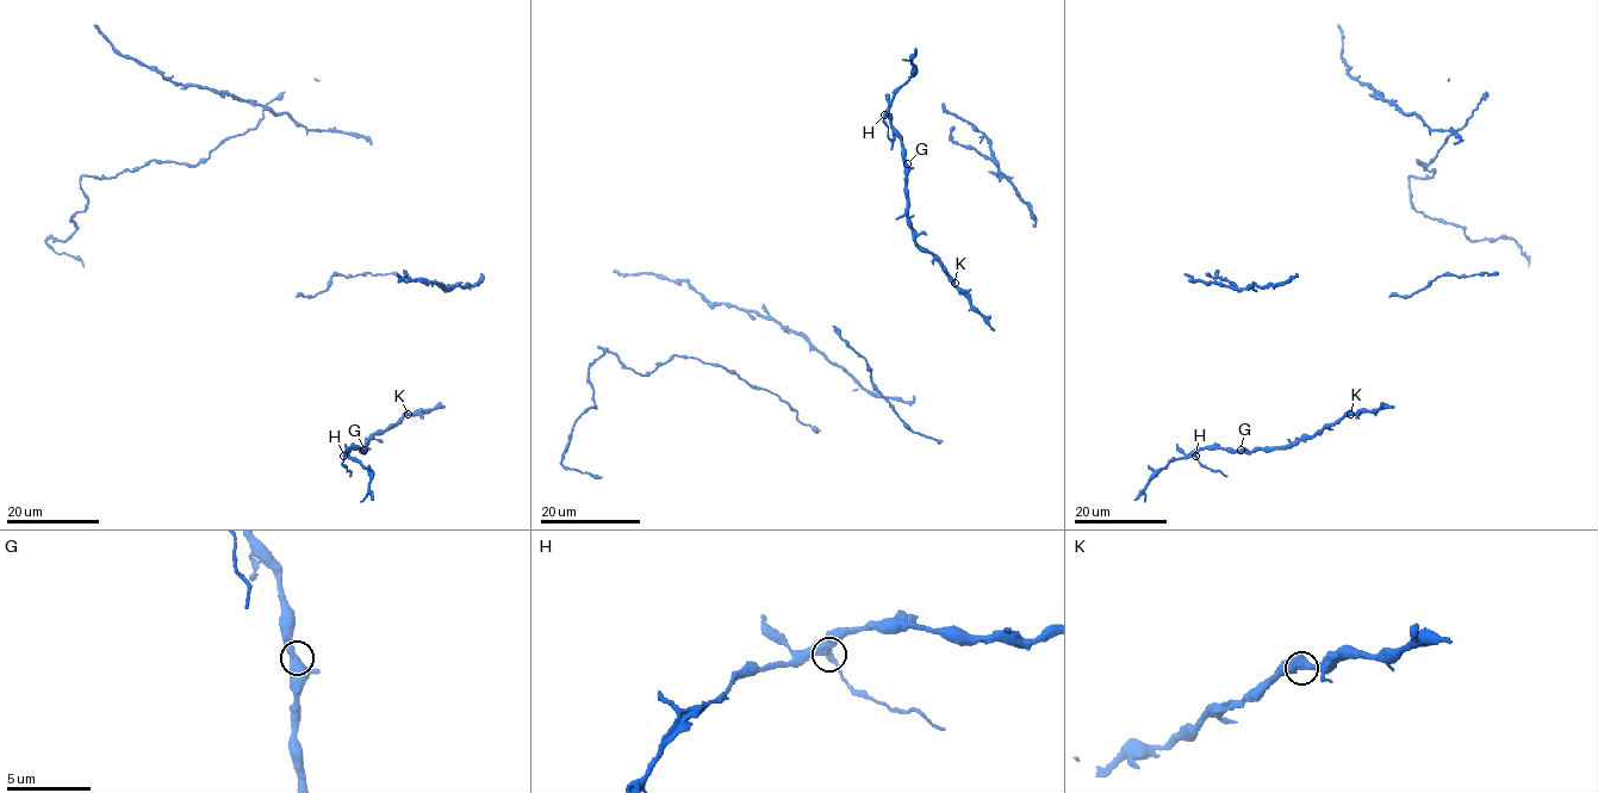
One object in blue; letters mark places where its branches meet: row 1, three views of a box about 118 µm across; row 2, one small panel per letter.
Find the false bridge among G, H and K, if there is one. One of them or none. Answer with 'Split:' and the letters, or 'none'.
Split: H

